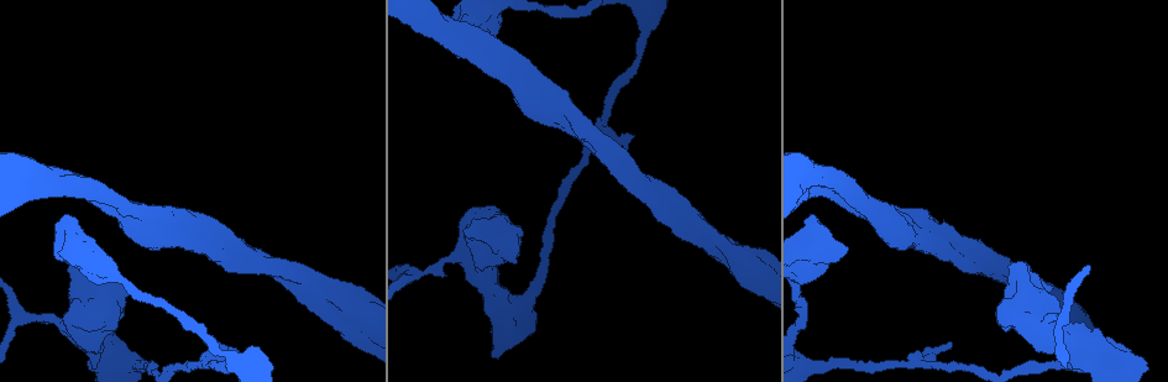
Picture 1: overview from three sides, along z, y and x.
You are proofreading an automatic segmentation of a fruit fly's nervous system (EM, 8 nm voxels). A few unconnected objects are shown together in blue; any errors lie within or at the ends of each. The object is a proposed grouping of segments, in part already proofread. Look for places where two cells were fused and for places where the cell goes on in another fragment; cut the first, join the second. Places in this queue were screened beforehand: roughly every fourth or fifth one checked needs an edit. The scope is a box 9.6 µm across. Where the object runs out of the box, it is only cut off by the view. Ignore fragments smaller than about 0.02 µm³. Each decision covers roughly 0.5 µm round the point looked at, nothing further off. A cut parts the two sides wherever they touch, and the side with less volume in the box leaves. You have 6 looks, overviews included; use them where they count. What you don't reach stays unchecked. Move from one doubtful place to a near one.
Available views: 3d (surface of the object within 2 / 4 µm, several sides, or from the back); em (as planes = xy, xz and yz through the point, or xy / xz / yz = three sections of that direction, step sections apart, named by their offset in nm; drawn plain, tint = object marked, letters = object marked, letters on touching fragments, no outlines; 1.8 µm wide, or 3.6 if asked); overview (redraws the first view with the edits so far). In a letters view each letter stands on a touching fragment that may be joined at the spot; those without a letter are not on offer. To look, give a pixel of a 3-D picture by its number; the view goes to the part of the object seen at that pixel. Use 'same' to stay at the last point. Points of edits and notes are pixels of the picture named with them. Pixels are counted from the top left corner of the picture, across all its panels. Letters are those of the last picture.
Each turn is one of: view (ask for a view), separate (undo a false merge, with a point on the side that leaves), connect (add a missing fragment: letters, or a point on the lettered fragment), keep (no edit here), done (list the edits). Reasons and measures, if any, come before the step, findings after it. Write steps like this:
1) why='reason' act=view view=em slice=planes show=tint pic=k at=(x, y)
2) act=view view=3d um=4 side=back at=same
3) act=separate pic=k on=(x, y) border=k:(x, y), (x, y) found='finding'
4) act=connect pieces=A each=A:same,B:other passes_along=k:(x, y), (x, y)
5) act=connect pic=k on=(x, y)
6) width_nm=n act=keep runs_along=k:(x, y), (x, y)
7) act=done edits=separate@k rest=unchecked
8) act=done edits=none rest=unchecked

why='arms part here' act=view view=3d um=2 side=back pic=1 at=(643, 181)

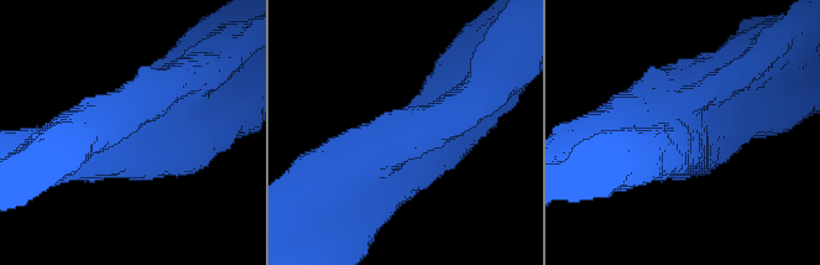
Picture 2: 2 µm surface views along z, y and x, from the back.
act=view view=em slice=planes show=tint pic=2 at=(676, 116)

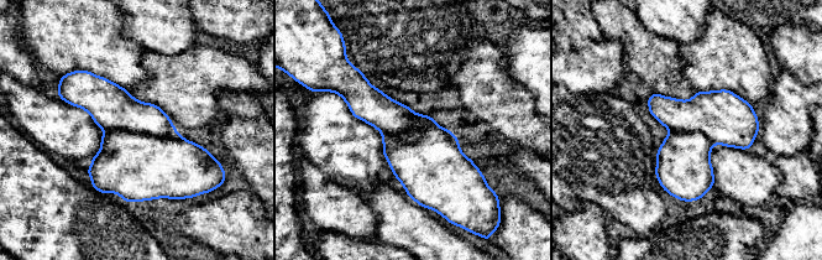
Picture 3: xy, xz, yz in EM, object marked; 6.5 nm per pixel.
act=view view=em slice=planes show=letters at=same

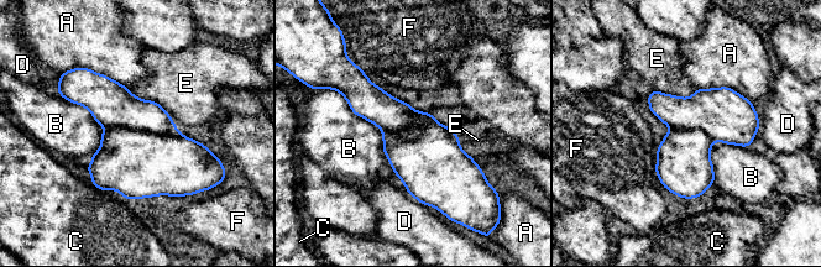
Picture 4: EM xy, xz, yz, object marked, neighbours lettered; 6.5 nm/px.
width_nm=360 act=separate pic=4 on=(111, 104) each=A:other,B:other,C:other,D:other,E:other,F:other border=4:(104, 127), (157, 134), (174, 130) found='two cells meet here'

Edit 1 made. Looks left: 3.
act=view view=overview

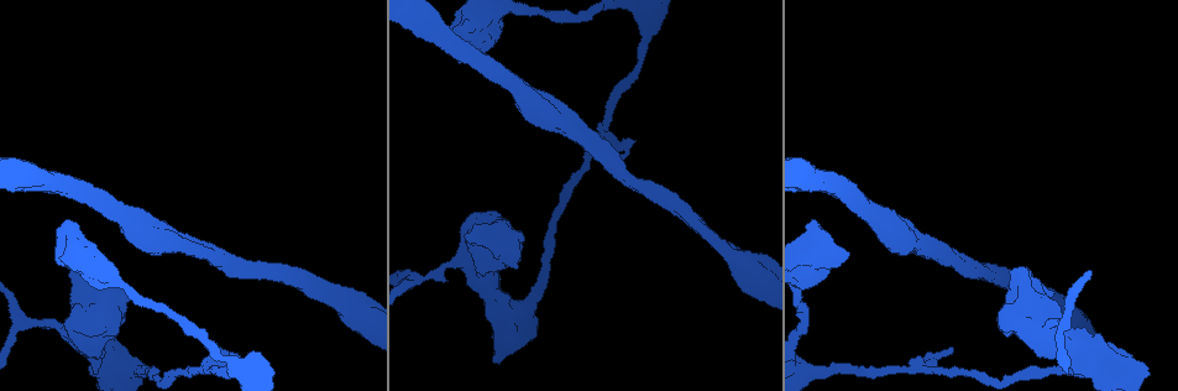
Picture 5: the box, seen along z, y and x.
why='free end' act=view view=em slice=planes show=letters pic=5 at=(457, 61)

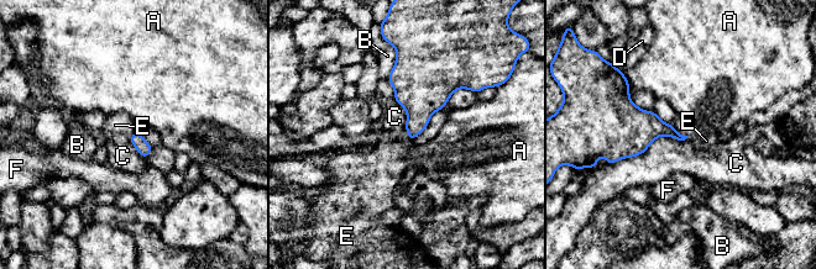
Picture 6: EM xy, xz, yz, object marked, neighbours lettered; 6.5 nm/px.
longest_contact=C:550nm act=keep each=A:other,B:other,C:other,D:other,E:other,F:other border=6:(689, 136), (659, 136), (607, 164) found='none of them fits'

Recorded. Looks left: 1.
why='abrupt turn' act=view view=em slice=planes show=letters pic=5 at=(819, 372)

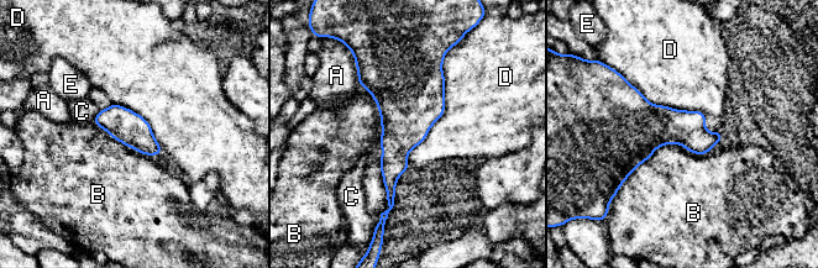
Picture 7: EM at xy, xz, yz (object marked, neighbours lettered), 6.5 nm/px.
longest_contact=D:750nm act=keep each=A:other,B:other,C:other,D:other,E:other found='one cell here'

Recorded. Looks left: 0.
act=done edits=separate@4 rest=unchecked

